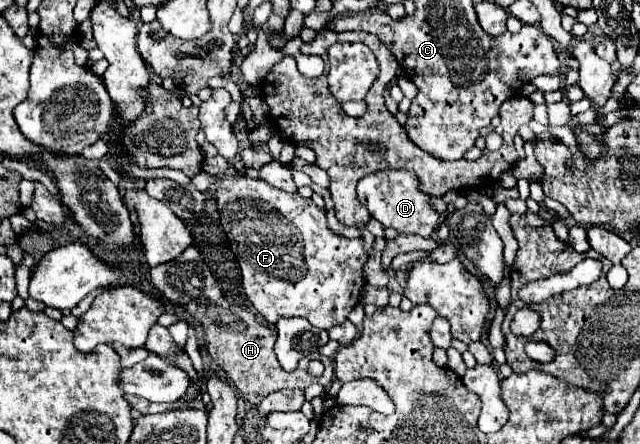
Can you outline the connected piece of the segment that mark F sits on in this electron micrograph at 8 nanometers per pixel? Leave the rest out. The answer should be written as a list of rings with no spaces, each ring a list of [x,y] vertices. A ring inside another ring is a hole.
[[[225,175],[217,181],[215,195],[221,213],[221,225],[241,267],[243,289],[267,323],[275,325],[281,317],[303,317],[313,327],[331,329],[347,319],[349,311],[359,303],[361,289],[365,285],[363,265],[367,255],[363,241],[337,237],[327,227],[325,209],[319,209],[311,199],[303,199],[297,193],[283,193],[261,179]]]

